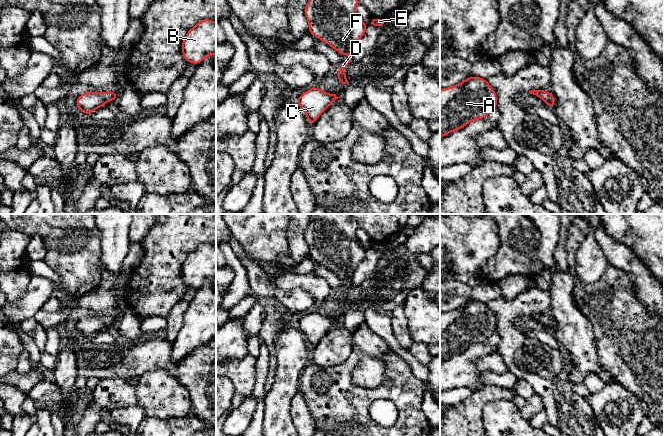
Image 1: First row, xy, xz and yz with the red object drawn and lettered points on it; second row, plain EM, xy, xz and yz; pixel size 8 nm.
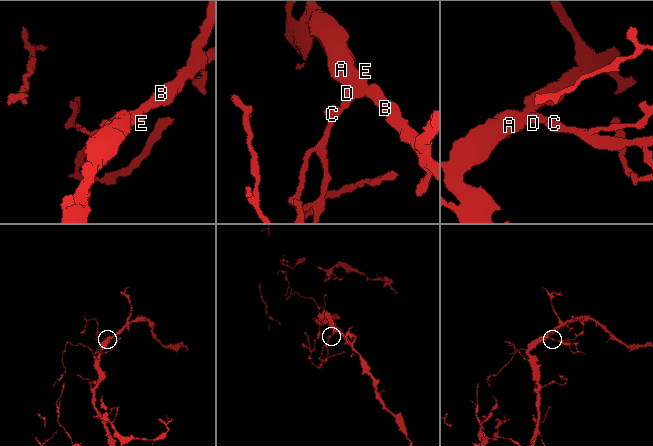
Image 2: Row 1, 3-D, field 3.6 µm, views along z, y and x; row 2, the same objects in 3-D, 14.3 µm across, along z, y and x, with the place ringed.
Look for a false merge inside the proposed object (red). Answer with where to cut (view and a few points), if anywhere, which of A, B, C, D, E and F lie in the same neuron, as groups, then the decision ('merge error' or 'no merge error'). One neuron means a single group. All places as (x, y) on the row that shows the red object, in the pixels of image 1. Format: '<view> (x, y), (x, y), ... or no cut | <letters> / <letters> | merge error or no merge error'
no cut | A B C D E F | no merge error

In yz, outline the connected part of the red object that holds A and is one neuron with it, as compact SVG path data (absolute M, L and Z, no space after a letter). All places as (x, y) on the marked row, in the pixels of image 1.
M471 76L457 85L440 89L440 138L473 120L484 119L496 108L496 92L481 77Z

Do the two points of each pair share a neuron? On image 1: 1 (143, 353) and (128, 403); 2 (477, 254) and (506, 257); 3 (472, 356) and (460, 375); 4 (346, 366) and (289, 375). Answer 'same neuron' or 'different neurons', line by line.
1: different neurons
2: different neurons
3: same neuron
4: different neurons

